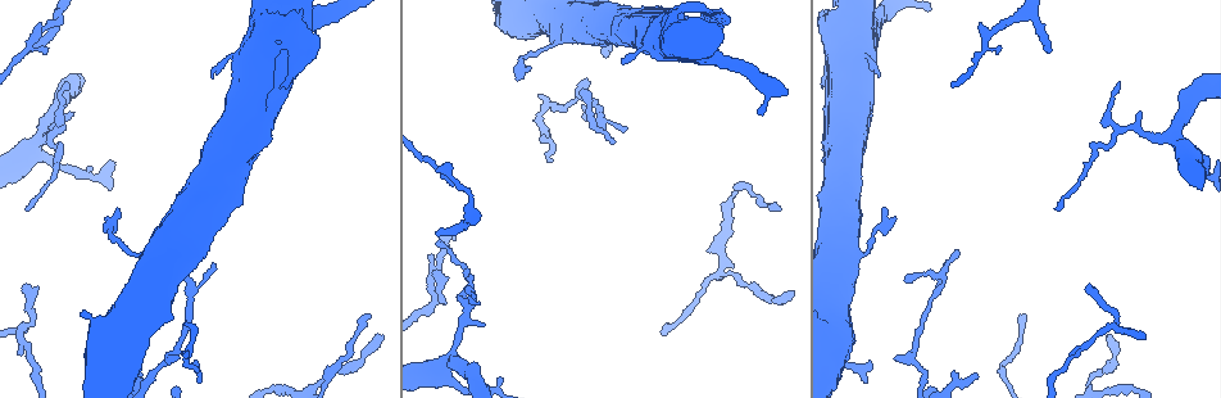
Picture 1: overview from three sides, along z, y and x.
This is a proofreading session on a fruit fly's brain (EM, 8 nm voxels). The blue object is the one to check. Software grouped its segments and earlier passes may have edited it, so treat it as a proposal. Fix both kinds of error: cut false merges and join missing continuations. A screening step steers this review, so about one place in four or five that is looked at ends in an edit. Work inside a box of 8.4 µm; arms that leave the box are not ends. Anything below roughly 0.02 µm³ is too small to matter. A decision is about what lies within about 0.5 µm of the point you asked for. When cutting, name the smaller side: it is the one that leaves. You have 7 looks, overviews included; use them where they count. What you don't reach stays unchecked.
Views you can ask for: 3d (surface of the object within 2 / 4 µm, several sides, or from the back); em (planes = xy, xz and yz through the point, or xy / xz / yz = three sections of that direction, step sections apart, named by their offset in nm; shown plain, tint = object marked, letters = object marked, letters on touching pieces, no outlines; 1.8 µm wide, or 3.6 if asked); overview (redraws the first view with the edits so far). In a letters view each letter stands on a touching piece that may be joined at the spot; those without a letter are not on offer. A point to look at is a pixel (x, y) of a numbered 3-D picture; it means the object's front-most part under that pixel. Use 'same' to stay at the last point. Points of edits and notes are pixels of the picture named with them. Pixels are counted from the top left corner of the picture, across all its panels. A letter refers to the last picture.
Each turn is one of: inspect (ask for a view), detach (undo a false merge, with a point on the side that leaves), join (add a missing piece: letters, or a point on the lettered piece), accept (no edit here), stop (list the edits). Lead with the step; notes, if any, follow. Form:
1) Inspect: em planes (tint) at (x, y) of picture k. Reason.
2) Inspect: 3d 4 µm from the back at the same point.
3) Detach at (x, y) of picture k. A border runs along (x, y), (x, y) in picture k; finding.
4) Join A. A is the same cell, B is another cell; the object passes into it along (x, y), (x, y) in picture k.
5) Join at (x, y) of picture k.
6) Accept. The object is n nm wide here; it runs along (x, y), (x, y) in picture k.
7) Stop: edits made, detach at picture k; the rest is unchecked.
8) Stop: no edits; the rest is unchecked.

Inspect: 3d 2 µm at (453, 358) of picture 1. Thick turns thin.

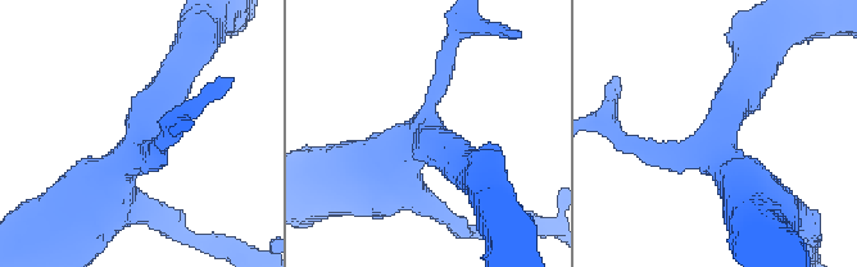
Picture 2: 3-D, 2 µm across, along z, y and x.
Inspect: em planes (tint) at (709, 155) of picture 2. 4 arms meet here; shape alone is not enough.

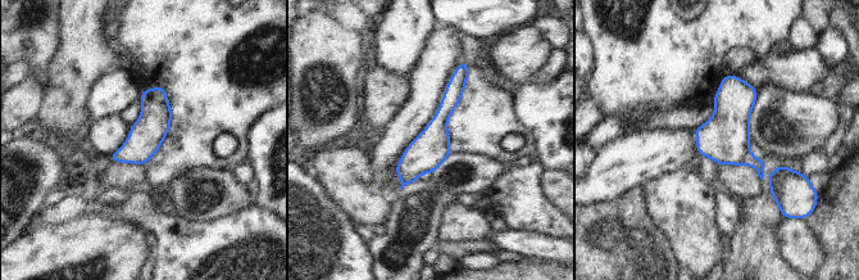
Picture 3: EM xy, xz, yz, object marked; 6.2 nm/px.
Inspect: em planes (letters) at the same point. See the neighbours.

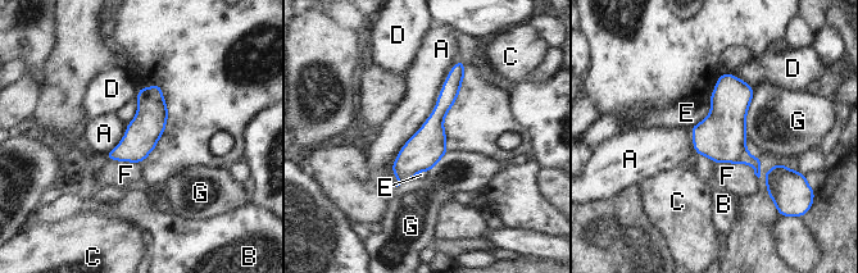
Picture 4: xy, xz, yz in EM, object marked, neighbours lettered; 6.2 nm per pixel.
Accept. The object is 220 nm wide here; the longest contact is with A, 900 nm; A, B, C, D, E, F and G are other cells; one neuron here.

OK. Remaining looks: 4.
Inspect: 3d 2 µm at (1051, 50) of picture 1. Branch stops here.

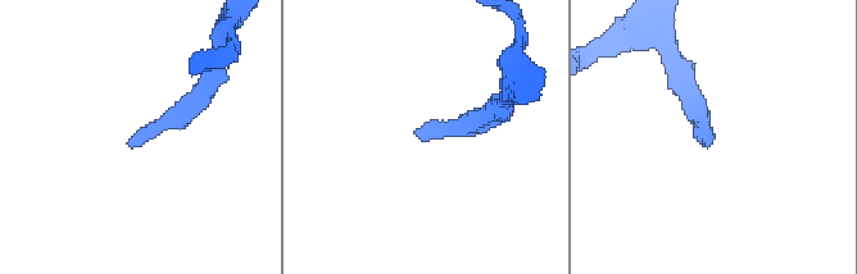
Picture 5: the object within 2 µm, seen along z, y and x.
Inspect: em yz step 4 (tint) at (707, 140) of picture 5.

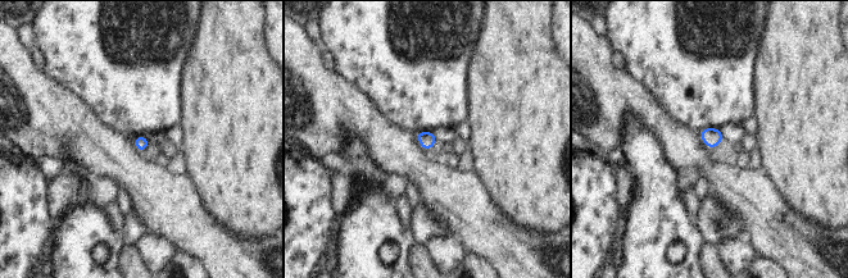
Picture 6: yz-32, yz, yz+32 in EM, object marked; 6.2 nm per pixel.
Inspect: em planes (letters) at the same point.

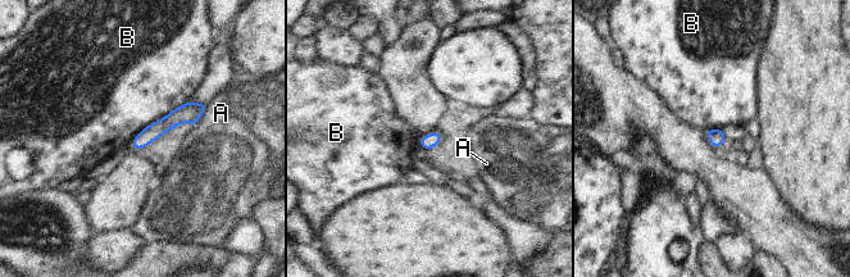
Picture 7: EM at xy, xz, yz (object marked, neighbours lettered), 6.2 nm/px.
Accept. The longest contact is with B, 480 nm; A and B are other cells; no lettered piece goes on from it.

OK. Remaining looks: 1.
Stop: no edits; the rest is unchecked.

